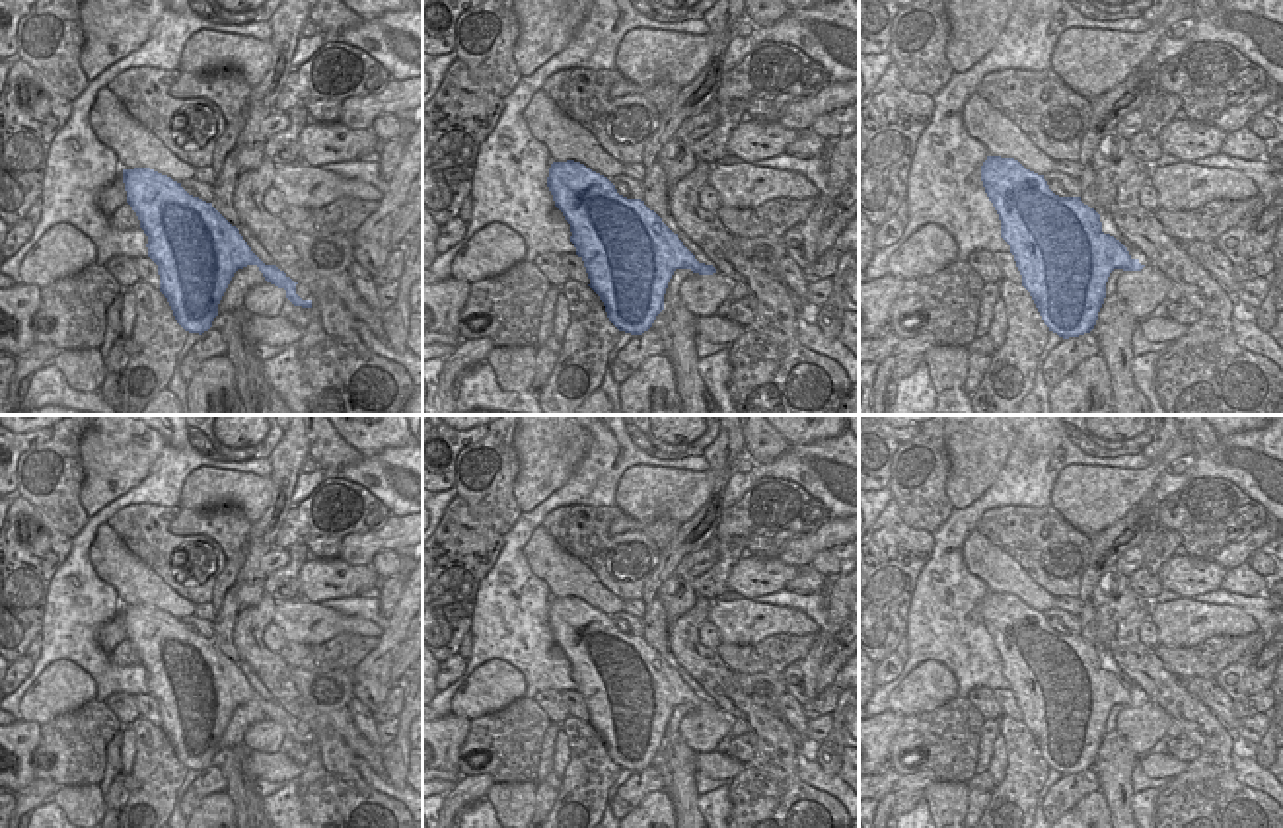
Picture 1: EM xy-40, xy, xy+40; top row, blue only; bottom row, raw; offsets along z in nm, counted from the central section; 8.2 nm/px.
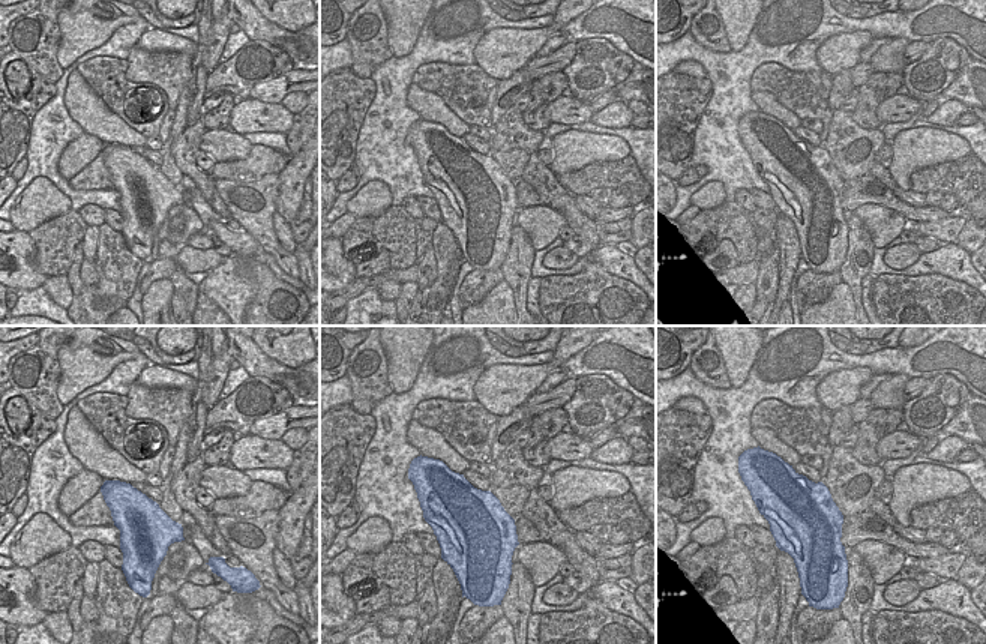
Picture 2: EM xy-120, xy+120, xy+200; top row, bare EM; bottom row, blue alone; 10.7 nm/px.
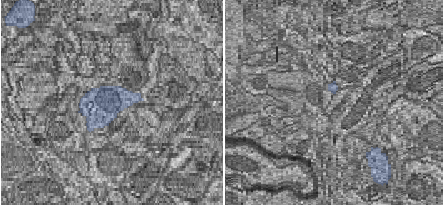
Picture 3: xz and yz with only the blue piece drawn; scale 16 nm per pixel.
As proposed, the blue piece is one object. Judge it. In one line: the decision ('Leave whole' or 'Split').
Leave whole

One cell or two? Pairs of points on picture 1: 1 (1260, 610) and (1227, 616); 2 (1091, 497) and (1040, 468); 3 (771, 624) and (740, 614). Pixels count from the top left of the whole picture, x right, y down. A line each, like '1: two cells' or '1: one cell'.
1: two cells
2: two cells
3: one cell

